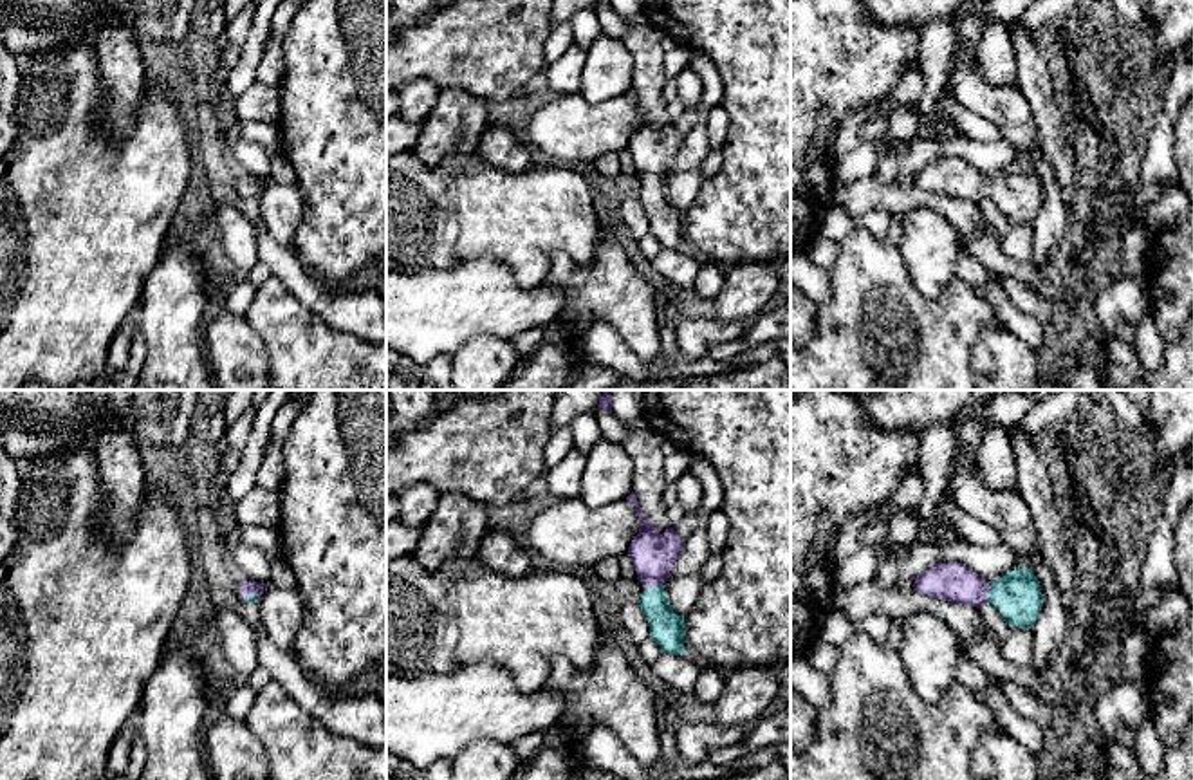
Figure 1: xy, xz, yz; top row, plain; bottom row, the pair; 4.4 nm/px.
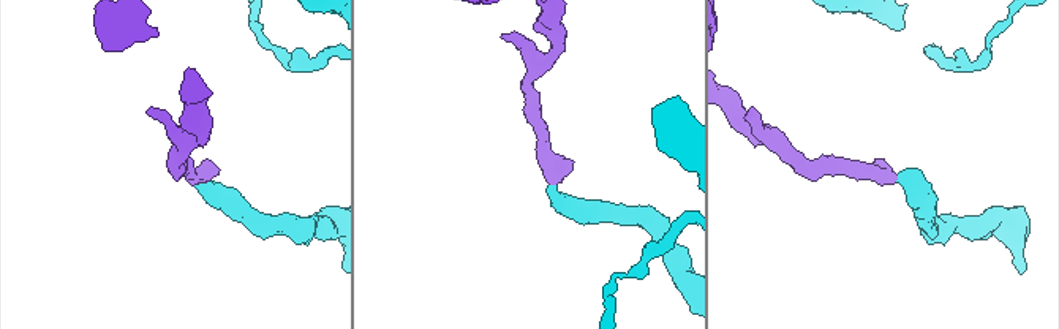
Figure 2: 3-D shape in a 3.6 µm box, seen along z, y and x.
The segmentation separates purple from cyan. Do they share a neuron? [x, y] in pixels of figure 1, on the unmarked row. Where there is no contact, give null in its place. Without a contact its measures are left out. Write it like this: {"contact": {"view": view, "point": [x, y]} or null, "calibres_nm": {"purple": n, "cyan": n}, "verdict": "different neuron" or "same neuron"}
{"contact": {"view": "yz", "point": [986, 190]}, "calibres_nm": {"purple": 180, "cyan": 200}, "verdict": "same neuron"}

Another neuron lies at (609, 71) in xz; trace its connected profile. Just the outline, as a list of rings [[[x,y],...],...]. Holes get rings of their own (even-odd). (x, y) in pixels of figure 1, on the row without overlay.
[[[599,36],[587,49],[579,94],[594,103],[624,96],[633,85],[633,58],[619,38]]]

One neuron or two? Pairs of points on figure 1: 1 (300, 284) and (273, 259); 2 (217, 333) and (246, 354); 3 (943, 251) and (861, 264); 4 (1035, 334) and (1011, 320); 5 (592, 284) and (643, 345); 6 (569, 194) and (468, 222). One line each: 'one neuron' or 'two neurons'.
1: one neuron
2: one neuron
3: two neurons
4: one neuron
5: one neuron
6: one neuron

